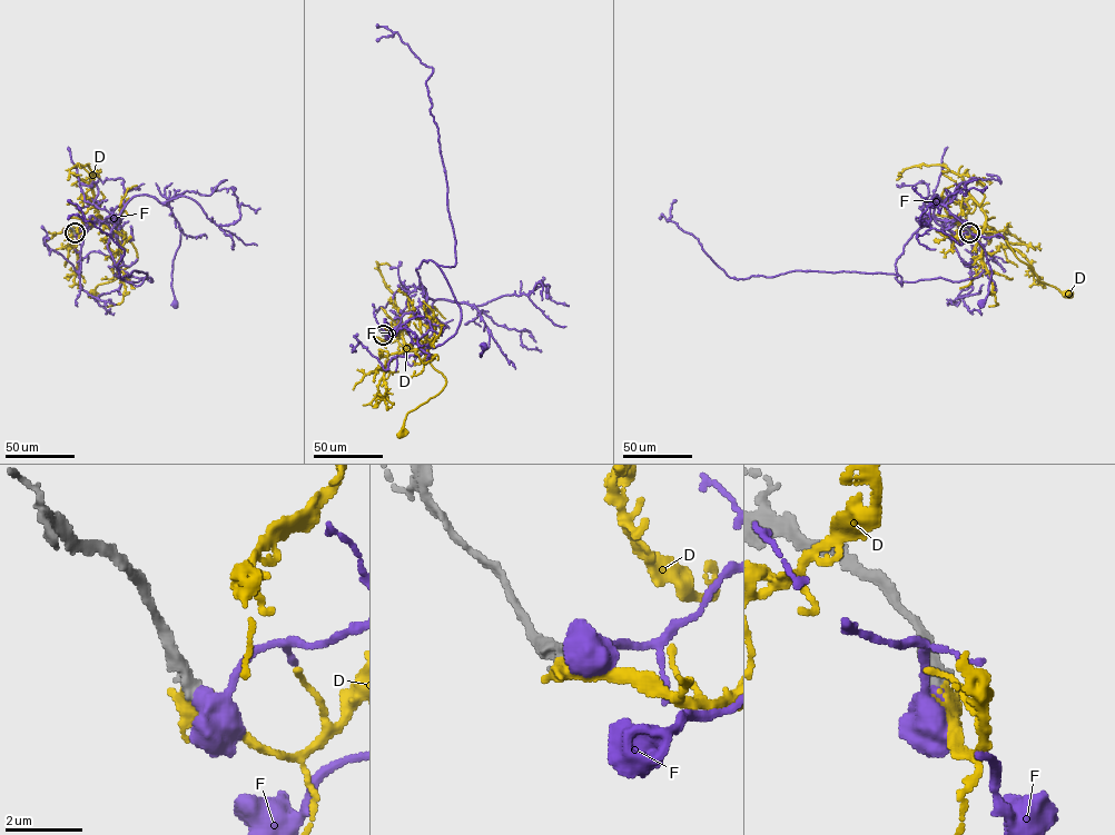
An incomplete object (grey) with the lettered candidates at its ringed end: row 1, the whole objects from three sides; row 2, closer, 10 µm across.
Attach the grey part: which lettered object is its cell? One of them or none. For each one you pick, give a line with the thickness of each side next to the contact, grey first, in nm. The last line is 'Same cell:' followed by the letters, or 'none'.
D: 420/360 nm
Same cell: D

